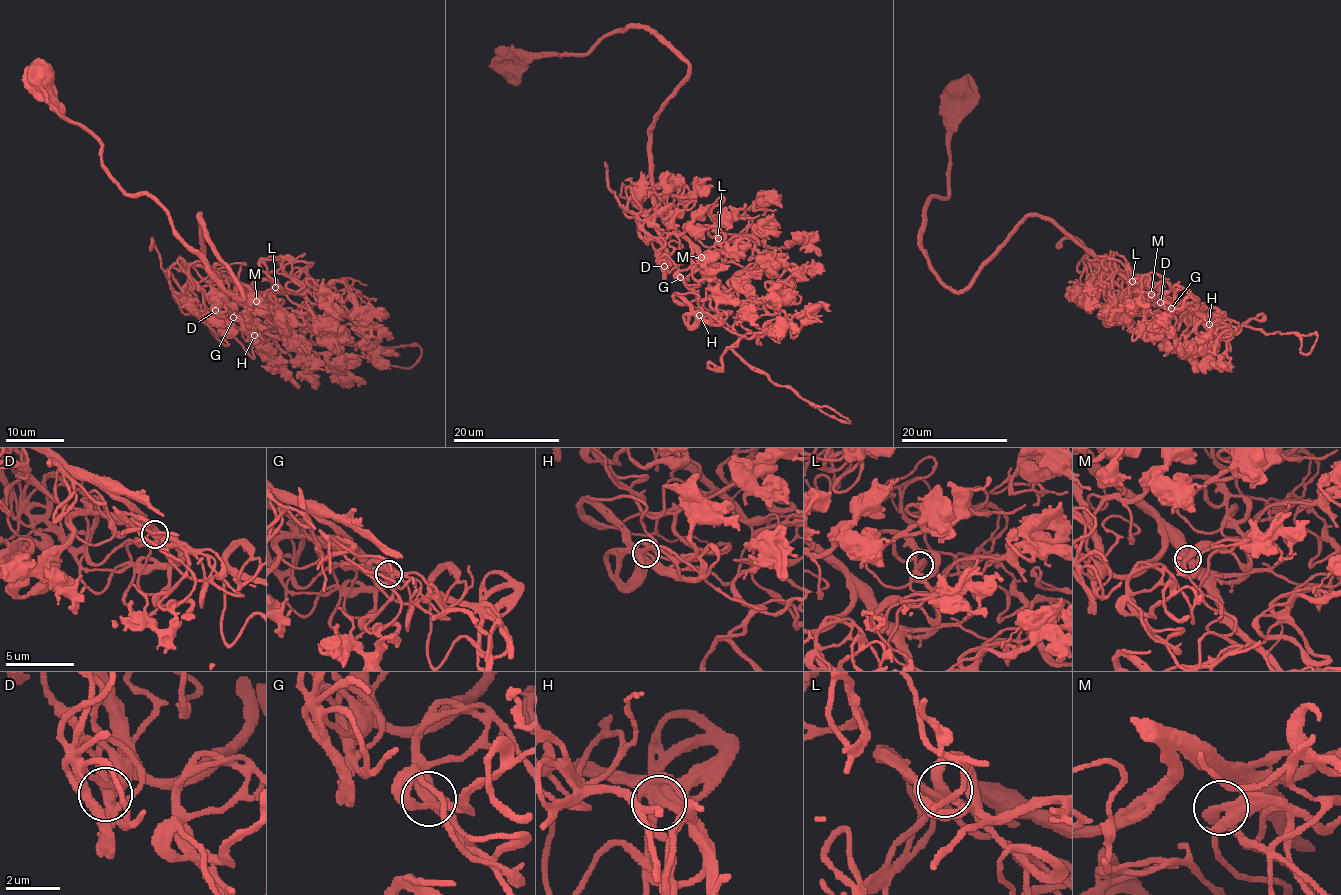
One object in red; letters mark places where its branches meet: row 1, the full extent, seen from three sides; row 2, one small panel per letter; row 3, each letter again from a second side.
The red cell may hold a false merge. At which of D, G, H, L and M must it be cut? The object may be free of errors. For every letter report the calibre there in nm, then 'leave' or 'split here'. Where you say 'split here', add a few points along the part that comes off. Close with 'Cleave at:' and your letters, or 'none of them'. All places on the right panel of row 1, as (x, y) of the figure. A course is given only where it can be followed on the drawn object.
D: calibre 320 nm; leave
G: calibre 360 nm; leave
H: calibre 340 nm; leave
L: calibre 280 nm; leave
M: calibre 300 nm; leave
Cleave at: none of them

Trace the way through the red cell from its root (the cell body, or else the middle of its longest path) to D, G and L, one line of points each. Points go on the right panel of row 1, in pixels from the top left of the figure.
D: (958, 89), (949, 195), (930, 199), (921, 234), (929, 268), (962, 291), (1042, 215), (1113, 283), (1160, 302)
G: (958, 89), (949, 195), (930, 199), (921, 234), (929, 268), (962, 291), (1042, 215), (1171, 308)
L: (958, 89), (949, 195), (930, 199), (921, 234), (929, 268), (962, 291), (1042, 215), (1156, 283), (1132, 280)

